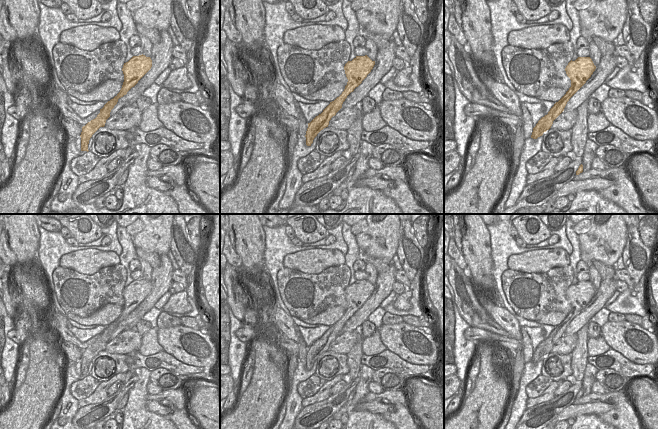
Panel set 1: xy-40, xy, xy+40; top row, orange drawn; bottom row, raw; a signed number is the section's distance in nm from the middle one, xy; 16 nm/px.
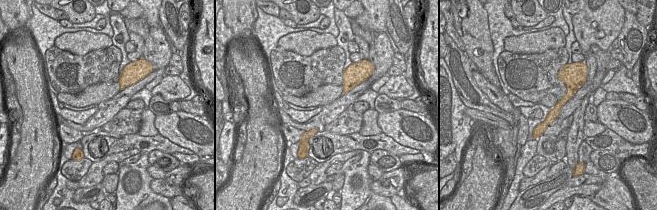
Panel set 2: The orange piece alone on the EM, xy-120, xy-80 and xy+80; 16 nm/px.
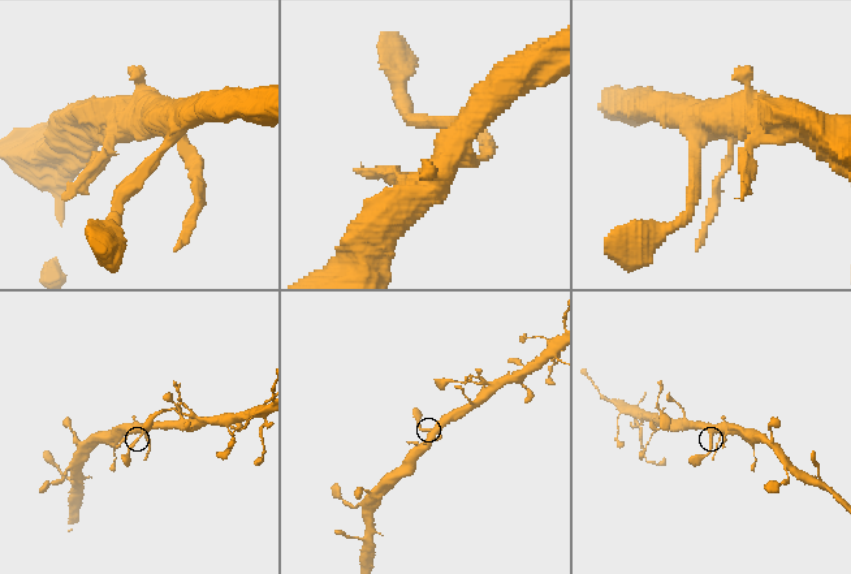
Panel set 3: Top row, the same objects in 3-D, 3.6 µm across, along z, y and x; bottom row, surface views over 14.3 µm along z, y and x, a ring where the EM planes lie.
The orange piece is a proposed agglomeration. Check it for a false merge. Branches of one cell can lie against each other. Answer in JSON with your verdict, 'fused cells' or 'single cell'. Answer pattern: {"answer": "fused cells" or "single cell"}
{"answer": "single cell"}

